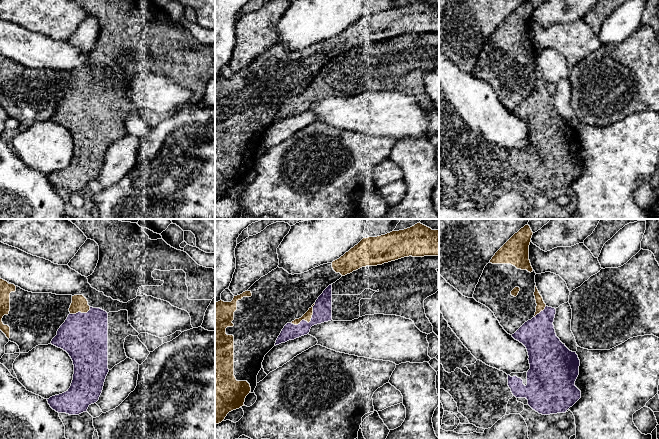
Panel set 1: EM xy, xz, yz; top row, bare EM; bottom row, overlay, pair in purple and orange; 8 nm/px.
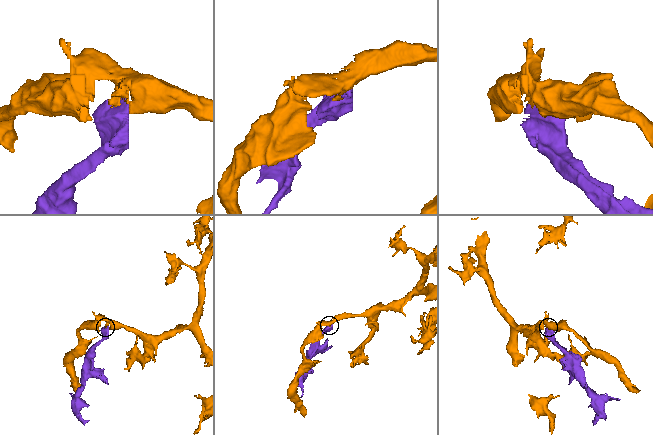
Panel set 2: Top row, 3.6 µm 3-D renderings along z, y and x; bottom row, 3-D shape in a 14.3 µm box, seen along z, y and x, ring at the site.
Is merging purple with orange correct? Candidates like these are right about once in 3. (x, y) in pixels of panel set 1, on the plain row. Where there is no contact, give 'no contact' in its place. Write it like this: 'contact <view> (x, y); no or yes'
contact xz (310, 97); no

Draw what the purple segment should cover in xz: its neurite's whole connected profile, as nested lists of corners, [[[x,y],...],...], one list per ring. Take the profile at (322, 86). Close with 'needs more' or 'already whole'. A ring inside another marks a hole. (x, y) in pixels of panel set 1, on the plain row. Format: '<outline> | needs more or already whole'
[[[439,32],[404,33],[377,42],[362,43],[342,52],[329,61],[313,82],[313,91],[308,99],[287,99],[278,112],[275,122],[307,111],[312,102],[328,97],[352,97],[365,91],[396,91],[414,98],[423,109],[433,108],[426,93],[424,76],[439,66]]] | needs more

